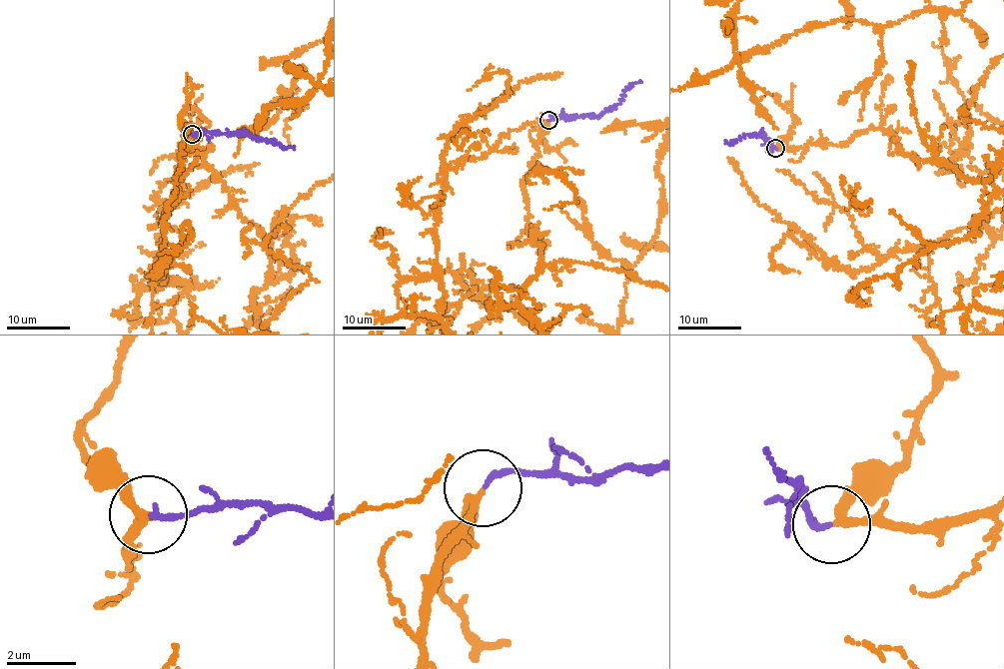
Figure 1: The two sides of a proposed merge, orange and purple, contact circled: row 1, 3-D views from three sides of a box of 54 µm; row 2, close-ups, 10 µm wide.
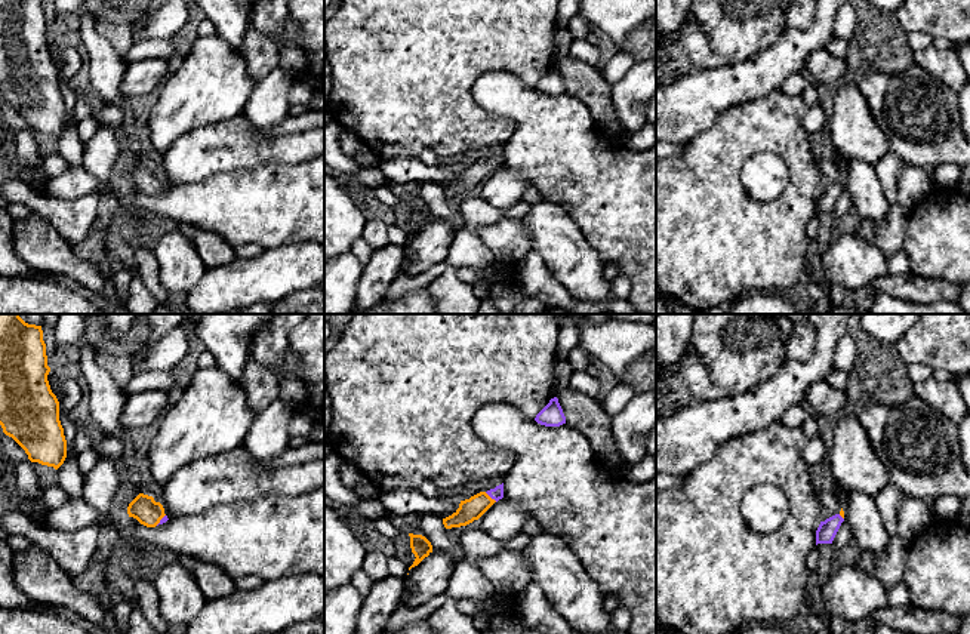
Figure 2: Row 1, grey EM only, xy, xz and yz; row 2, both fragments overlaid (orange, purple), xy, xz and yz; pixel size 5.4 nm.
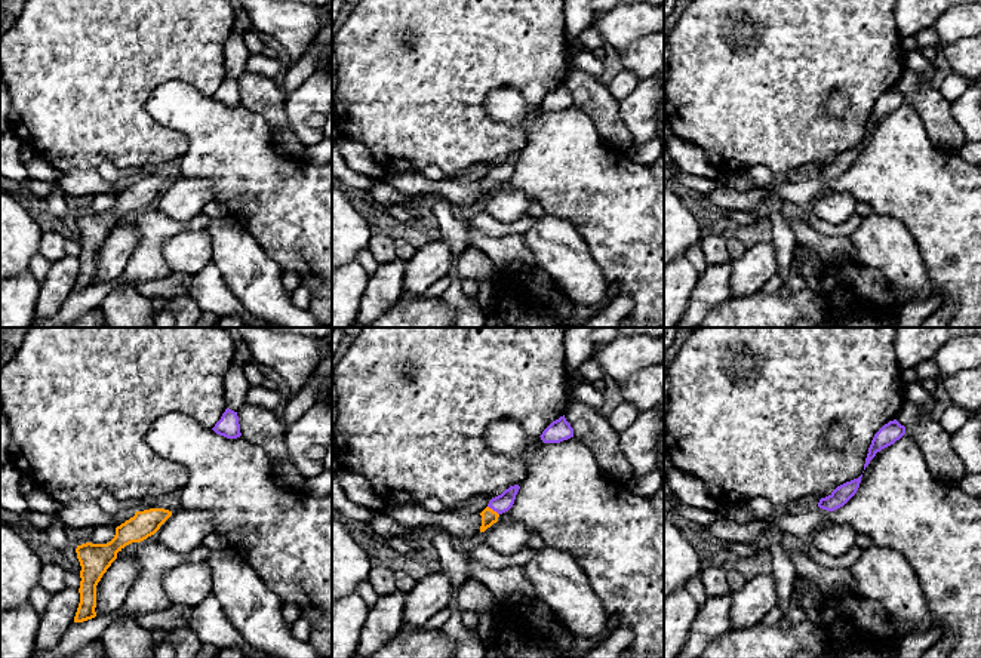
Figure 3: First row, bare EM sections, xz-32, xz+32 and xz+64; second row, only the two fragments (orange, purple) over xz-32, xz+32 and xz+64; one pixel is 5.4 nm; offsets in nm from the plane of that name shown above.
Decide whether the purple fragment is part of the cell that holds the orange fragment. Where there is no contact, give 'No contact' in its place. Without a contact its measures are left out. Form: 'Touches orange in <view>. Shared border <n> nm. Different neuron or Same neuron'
Touches orange in xz. Shared border 90 nm. Same neuron

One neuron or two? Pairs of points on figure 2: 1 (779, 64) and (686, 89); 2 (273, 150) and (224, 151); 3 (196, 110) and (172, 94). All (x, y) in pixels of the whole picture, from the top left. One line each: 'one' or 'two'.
1: one
2: one
3: one

